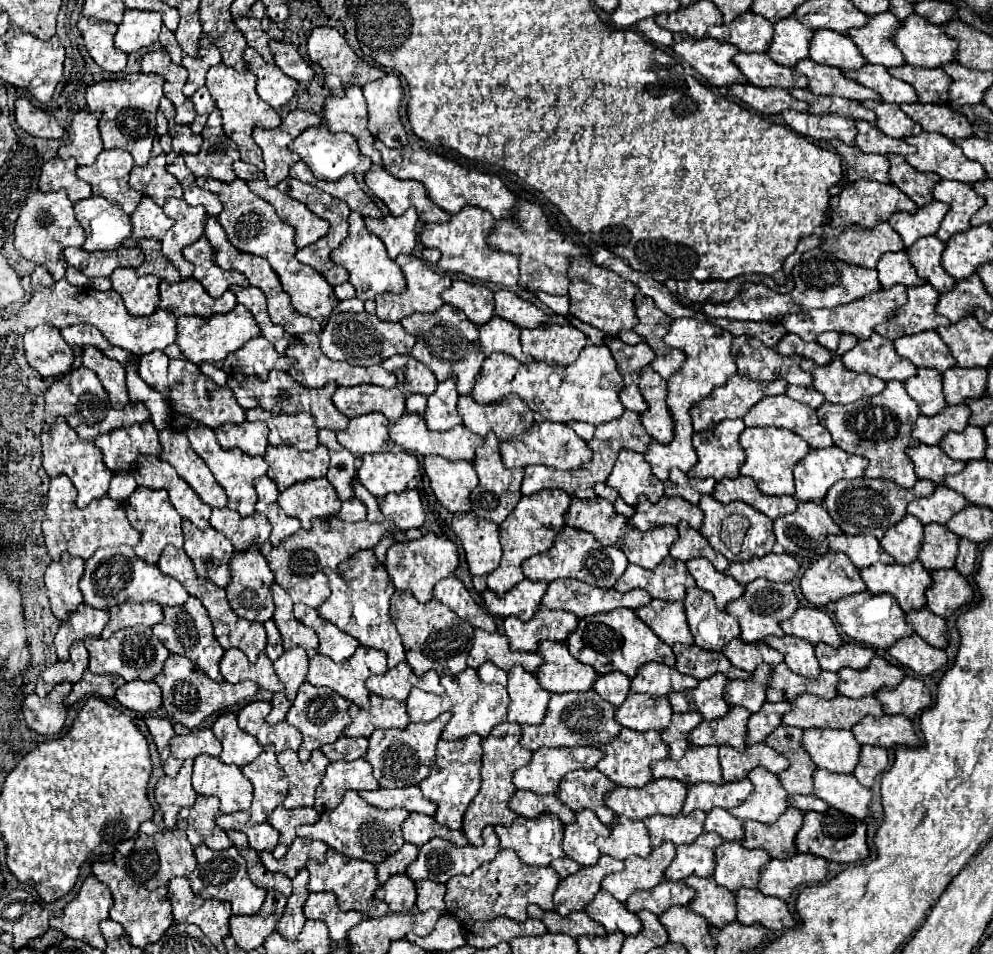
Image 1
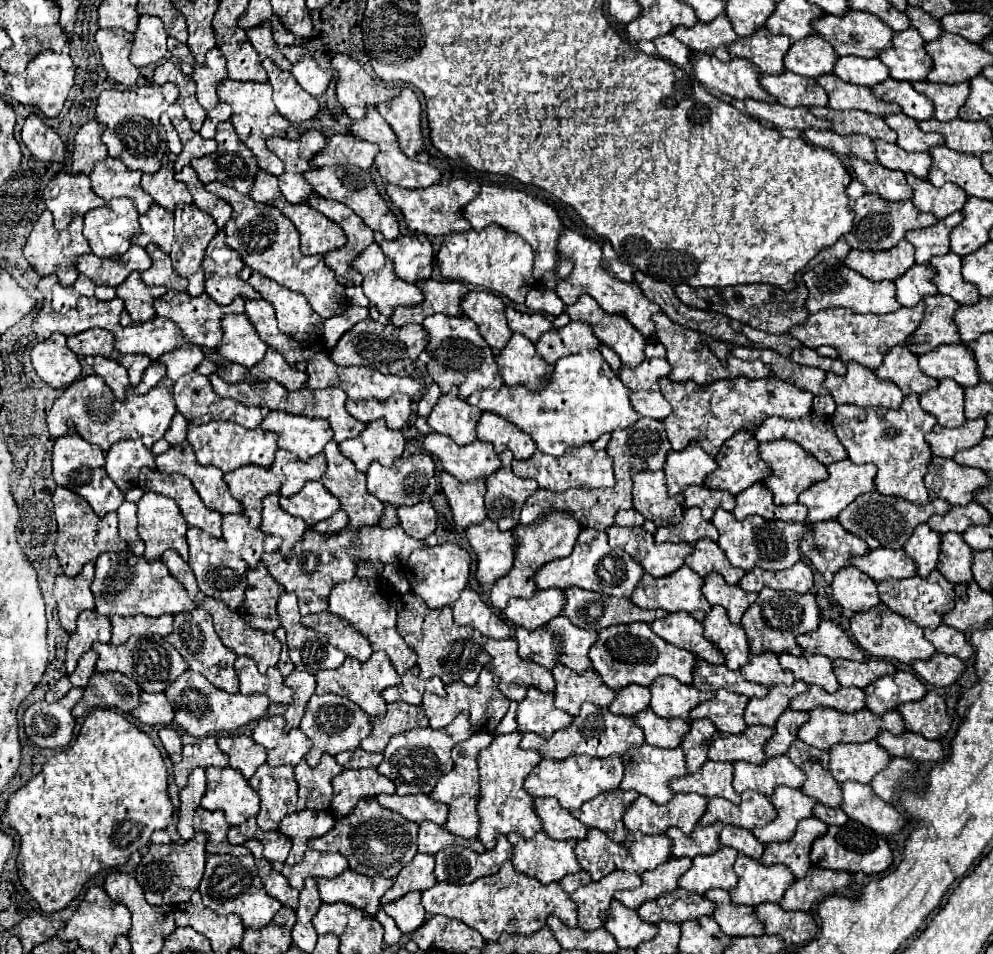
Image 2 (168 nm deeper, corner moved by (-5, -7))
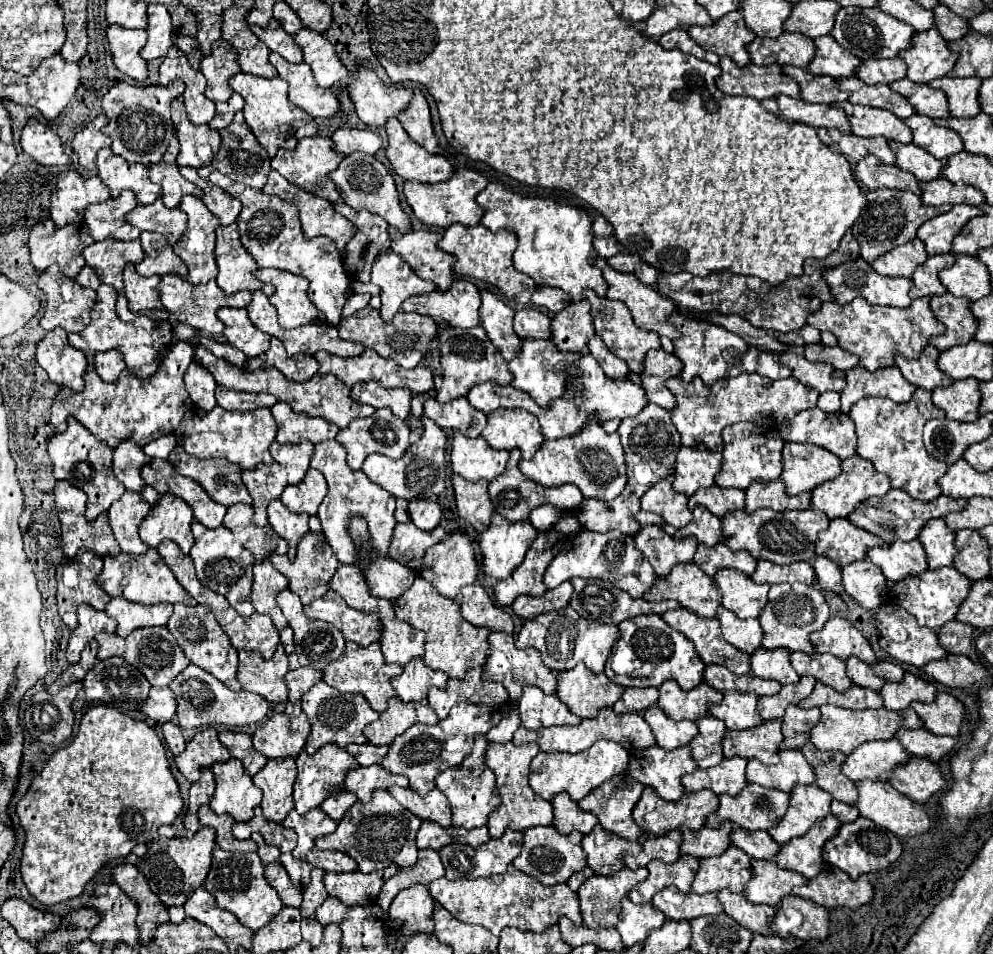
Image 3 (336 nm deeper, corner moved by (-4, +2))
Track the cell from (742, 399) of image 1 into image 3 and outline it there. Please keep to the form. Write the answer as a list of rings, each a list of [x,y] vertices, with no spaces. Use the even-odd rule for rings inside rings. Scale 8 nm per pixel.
[[[745,373],[733,379],[721,379],[715,385],[707,387],[701,379],[685,383],[679,377],[667,381],[667,389],[675,395],[677,407],[671,411],[671,419],[681,435],[685,447],[703,447],[707,451],[723,451],[723,429],[737,421],[763,423],[777,427],[783,421],[795,417],[799,411],[817,407],[819,393],[797,383],[795,377],[787,379],[765,379],[757,373]]]

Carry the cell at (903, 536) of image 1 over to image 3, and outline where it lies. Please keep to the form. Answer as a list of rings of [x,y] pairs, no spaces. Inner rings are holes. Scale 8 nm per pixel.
[[[931,519],[921,529],[919,541],[923,543],[923,547],[927,551],[929,569],[953,565],[953,559],[957,555],[957,549],[955,549],[955,531],[949,529],[943,519]]]

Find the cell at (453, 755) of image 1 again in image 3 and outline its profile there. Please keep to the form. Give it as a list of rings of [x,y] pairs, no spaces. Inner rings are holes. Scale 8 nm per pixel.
[[[475,737],[473,751],[467,759],[463,759],[461,765],[445,769],[443,773],[437,775],[437,789],[449,799],[451,815],[453,815],[453,827],[463,827],[463,829],[473,829],[487,825],[489,813],[495,811],[501,805],[501,797],[497,795],[497,785],[495,785],[495,775],[485,763],[485,751],[487,751],[487,741],[485,737]]]

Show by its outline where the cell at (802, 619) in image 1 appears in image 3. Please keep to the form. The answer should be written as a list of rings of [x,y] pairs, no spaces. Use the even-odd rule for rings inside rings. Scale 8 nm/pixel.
[[[841,617],[829,619],[821,631],[811,633],[811,643],[817,653],[831,653],[839,659],[849,659],[851,655],[855,655],[869,665],[877,663],[869,641]]]

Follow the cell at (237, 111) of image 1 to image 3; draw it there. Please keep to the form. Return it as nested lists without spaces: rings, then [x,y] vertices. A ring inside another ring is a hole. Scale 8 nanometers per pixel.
[[[237,73],[229,79],[229,83],[231,83],[235,93],[243,95],[245,121],[251,127],[257,141],[267,149],[267,153],[271,157],[279,149],[291,149],[303,137],[315,137],[317,135],[315,119],[307,111],[301,111],[297,105],[289,103],[289,97],[287,97],[289,85],[285,83],[285,79],[281,79],[281,77],[265,79],[265,77],[257,77],[257,75],[249,75],[249,73]]]

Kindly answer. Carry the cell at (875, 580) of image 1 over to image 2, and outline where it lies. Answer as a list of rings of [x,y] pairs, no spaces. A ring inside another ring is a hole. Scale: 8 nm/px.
[[[934,570],[930,576],[912,576],[906,580],[886,580],[878,582],[878,594],[882,604],[886,604],[890,610],[898,612],[904,618],[910,618],[920,628],[936,628],[942,622],[942,616],[954,608],[954,586],[938,572]]]

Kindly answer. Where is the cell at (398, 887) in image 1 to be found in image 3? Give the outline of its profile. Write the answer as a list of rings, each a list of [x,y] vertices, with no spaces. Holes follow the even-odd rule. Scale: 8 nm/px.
[[[413,885],[397,893],[387,915],[399,935],[411,937],[417,933],[433,933],[433,911],[435,901],[429,889],[425,885]]]

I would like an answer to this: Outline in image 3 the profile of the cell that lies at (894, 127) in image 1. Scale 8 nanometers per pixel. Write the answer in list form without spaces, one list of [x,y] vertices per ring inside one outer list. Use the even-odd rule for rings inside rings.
[[[913,115],[913,117],[905,119],[905,123],[909,123],[909,127],[913,129],[913,143],[917,147],[923,147],[937,159],[951,157],[951,155],[963,151],[963,143],[961,143],[961,137],[957,135],[957,131],[939,127],[933,123],[933,119],[929,119],[925,115]]]

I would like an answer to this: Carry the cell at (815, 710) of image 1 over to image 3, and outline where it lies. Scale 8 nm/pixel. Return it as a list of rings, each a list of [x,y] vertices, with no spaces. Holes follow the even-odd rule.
[[[825,705],[825,707],[821,707],[821,721],[811,729],[811,741],[821,751],[841,751],[841,753],[849,755],[851,751],[855,751],[859,745],[863,745],[867,741],[889,741],[897,735],[899,729],[921,729],[921,727],[923,727],[923,723],[913,709],[903,709],[903,711],[889,711],[889,709],[853,711],[853,709]]]

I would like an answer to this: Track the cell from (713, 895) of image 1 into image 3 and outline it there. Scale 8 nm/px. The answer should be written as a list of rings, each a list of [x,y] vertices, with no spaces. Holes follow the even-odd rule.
[[[721,891],[719,901],[721,901],[725,913],[729,917],[733,917],[741,927],[745,927],[753,933],[771,935],[767,923],[773,917],[773,911],[777,911],[775,907],[749,903],[741,893],[731,893],[731,891]]]

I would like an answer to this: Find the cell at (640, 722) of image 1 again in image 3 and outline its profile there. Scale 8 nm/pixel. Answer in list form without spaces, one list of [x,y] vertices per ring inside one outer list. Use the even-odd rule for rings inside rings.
[[[657,705],[647,709],[643,717],[655,735],[657,745],[663,749],[677,749],[689,745],[689,741],[697,735],[697,725],[693,721],[673,721]]]

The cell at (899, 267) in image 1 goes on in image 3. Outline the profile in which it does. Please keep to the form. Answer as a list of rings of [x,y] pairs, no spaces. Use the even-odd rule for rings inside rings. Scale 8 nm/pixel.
[[[947,253],[947,255],[929,257],[921,267],[917,267],[917,271],[913,275],[915,285],[911,289],[913,299],[945,295],[945,285],[939,281],[939,271],[953,265],[953,263],[955,263],[955,255]]]

